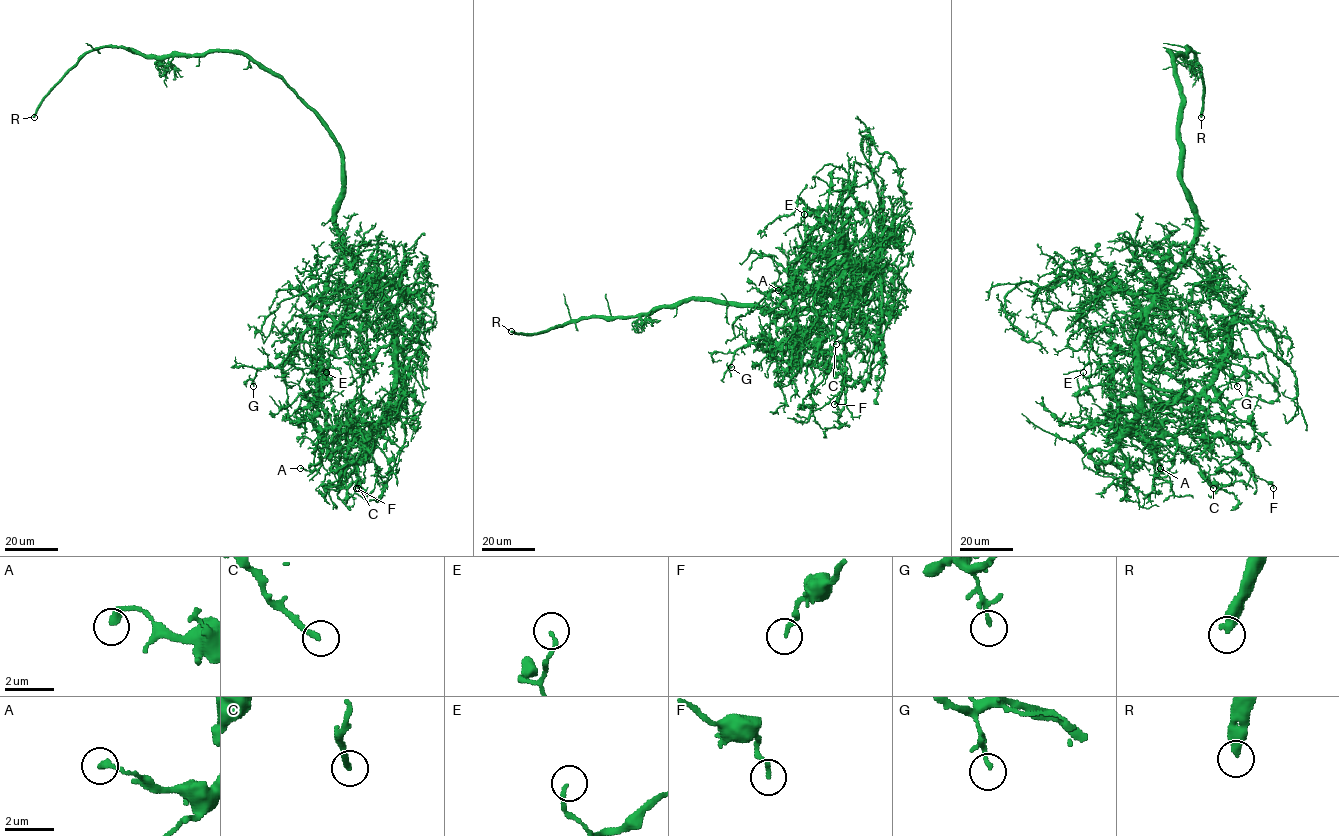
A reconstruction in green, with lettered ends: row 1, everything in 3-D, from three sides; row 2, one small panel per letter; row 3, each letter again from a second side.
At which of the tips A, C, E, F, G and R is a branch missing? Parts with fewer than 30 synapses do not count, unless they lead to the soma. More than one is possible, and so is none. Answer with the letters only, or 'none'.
R

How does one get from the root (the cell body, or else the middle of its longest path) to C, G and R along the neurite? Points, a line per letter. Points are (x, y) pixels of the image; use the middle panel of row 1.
C: (819, 314), (813, 326), (827, 310), (864, 282), (871, 275), (871, 270), (858, 301), (836, 323), (836, 344)
G: (819, 314), (797, 361), (775, 358), (759, 344), (748, 343), (735, 351), (731, 367)
R: (819, 314), (810, 310), (763, 311), (690, 299), (655, 306), (635, 315), (572, 319), (533, 333), (511, 331)

